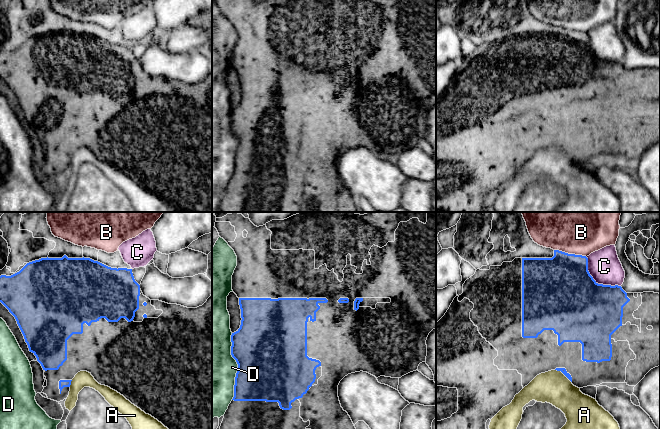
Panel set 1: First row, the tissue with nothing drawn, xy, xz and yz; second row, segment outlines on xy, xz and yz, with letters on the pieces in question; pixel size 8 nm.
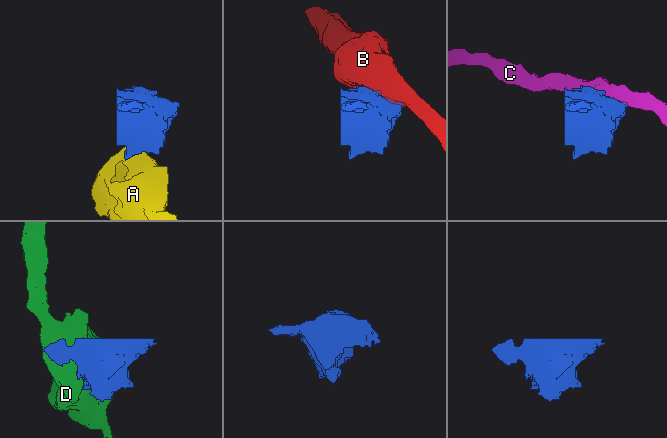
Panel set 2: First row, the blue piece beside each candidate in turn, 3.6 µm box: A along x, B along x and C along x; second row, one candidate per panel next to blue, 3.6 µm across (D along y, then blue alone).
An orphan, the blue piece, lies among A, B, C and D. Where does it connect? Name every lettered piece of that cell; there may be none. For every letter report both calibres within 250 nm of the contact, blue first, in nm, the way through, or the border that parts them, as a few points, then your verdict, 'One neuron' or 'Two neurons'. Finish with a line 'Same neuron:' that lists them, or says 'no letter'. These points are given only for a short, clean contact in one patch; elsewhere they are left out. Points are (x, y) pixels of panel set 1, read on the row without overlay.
A: Thickness 50 nm (blue) against 260 nm. Boundary: yz (555, 145), (559, 146), (571, 158). Two neurons
B: Thickness 460 nm (blue) against 260 nm. Two neurons
C: Thickness 500 nm (blue) against 260 nm. Two neurons
D: Thickness 500 nm (blue) against 380 nm. Two neurons
Same neuron: no letter

